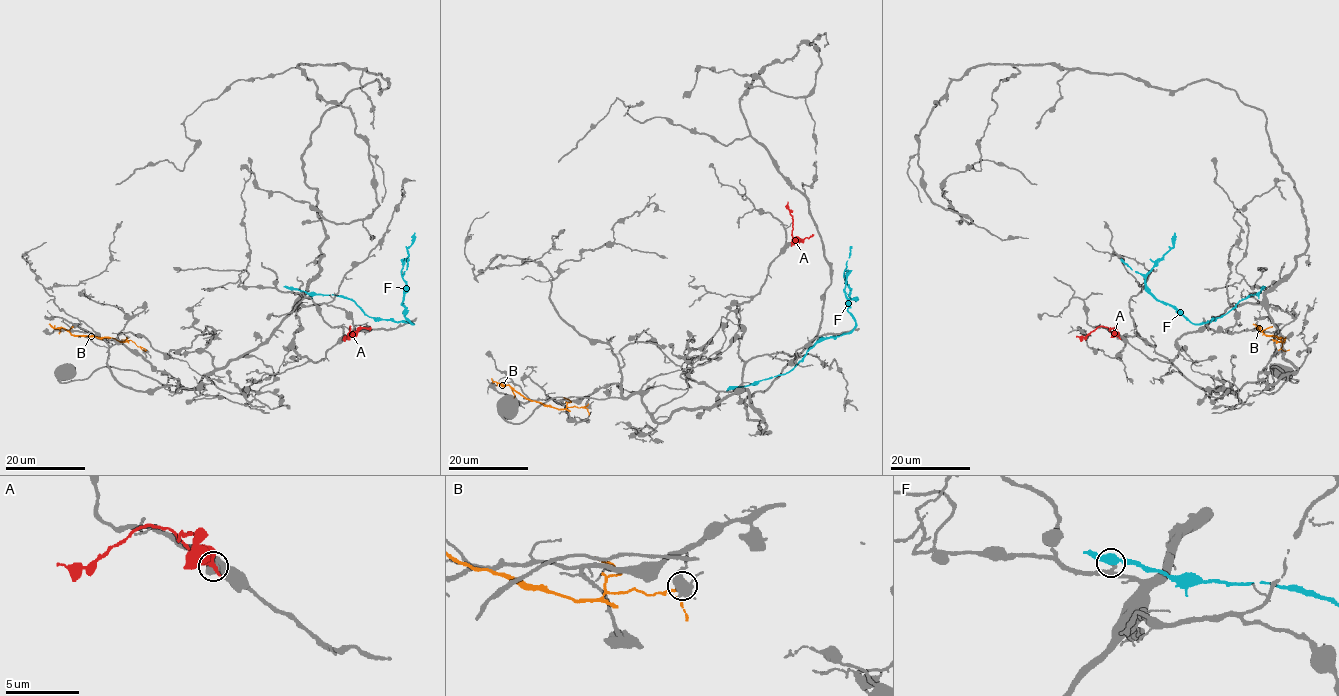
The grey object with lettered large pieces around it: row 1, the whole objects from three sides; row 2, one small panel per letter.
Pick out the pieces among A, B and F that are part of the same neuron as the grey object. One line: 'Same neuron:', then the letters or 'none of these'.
Same neuron: none of these

